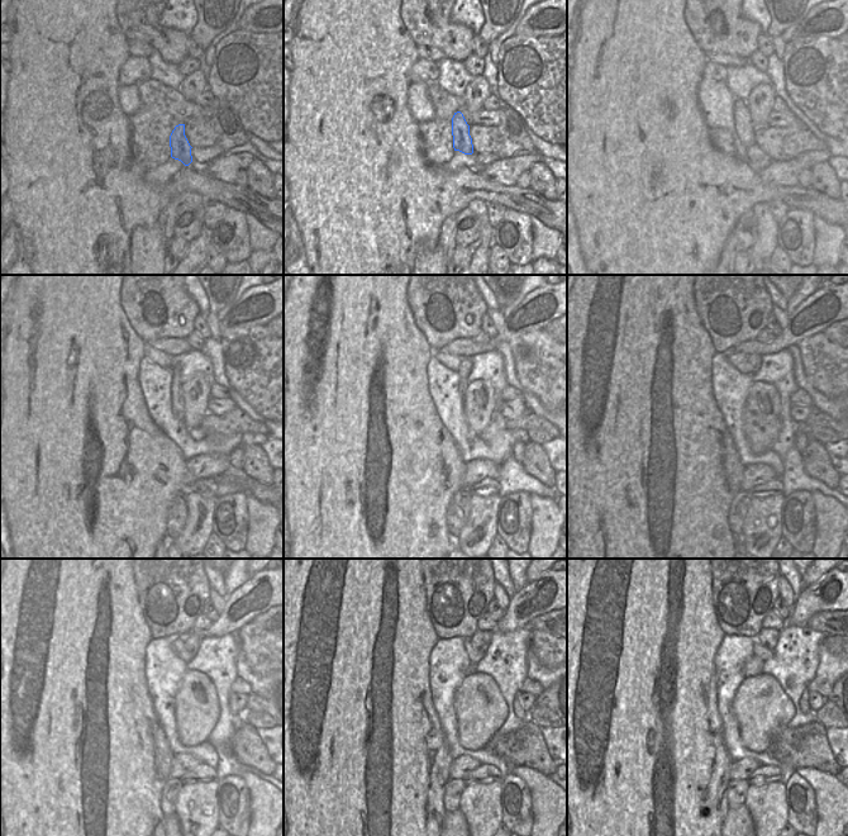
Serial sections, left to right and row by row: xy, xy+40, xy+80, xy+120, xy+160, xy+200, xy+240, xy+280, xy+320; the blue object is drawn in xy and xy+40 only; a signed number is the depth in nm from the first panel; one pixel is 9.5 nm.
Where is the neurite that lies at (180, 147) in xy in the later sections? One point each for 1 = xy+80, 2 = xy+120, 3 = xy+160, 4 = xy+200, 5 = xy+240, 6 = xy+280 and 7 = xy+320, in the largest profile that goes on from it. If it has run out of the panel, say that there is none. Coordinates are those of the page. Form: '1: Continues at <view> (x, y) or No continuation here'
1: Continues at xy+80 (744, 131)
2: Continues at xy+120 (177, 405)
3: Continues at xy+160 (466, 365)
4: Continues at xy+200 (754, 360)
5: Continues at xy+240 (191, 641)
6: Continues at xy+280 (480, 641)
7: Continues at xy+320 (767, 637).

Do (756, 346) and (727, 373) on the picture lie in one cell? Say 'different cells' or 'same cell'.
different cells

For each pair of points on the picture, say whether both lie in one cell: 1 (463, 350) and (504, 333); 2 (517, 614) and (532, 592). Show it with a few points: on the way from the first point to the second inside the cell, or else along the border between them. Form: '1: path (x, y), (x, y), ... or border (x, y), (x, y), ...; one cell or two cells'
1: path (473, 347), (489, 347), (494, 342); one cell
2: path (517, 609), (527, 597); one cell

